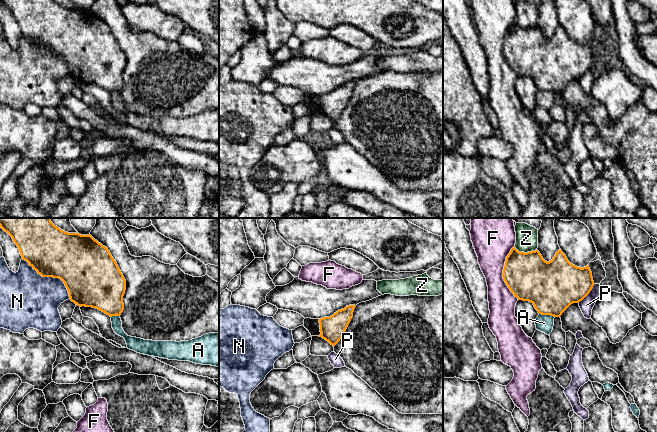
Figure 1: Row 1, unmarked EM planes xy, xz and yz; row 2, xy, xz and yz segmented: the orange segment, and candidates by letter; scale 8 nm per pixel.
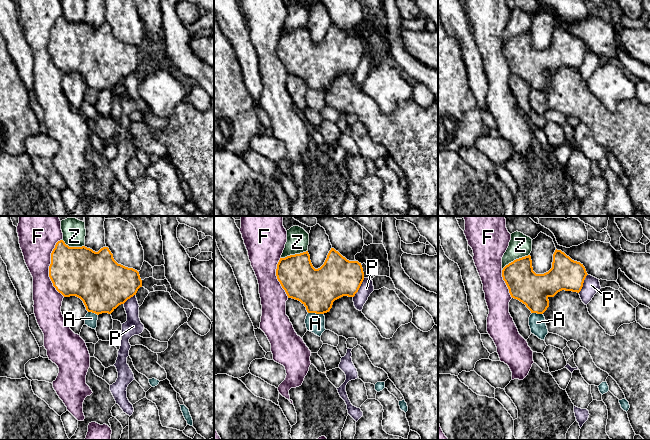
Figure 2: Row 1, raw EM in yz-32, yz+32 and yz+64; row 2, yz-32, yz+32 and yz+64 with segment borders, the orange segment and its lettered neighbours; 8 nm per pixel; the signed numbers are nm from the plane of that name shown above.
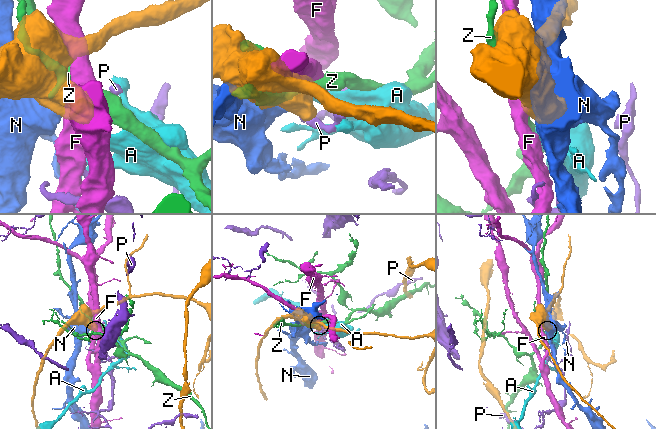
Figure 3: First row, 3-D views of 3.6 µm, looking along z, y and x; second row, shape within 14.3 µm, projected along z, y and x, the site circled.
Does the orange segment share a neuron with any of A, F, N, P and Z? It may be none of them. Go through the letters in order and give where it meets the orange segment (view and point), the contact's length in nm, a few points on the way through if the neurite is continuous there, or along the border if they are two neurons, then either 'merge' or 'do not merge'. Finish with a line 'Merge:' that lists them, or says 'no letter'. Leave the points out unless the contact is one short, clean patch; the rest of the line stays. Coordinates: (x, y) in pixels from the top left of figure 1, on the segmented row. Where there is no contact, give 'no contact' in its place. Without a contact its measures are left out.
A: meets orange in yz at (547, 314); contact 130 nm long; do not merge
F: meets orange in yz at (503, 272); contact 440 nm long; do not merge
N: meets orange in xy at (51, 276); contact 500 nm long; do not merge
P: meets orange in yz at (587, 294); contact 200 nm long; do not merge
Z: meets orange in yz at (525, 253); contact 190 nm long; do not merge
Merge: no letter

